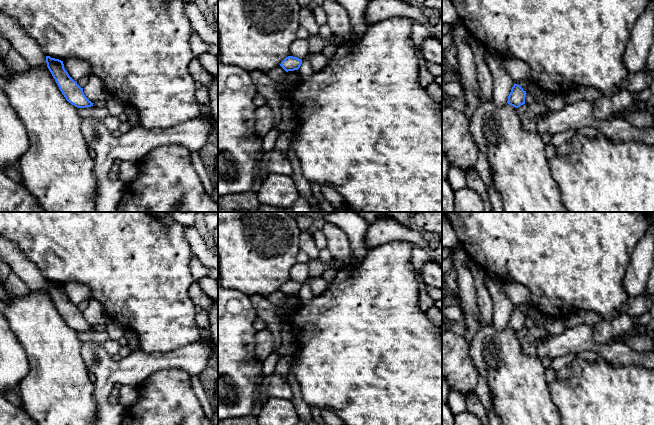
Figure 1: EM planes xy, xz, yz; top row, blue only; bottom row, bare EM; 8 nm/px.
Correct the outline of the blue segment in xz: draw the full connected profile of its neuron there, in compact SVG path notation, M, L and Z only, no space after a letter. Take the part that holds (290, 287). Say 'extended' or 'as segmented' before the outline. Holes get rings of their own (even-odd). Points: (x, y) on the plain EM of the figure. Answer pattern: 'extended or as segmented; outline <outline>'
as segmented; outline M288 280L286 281L280 288L280 290L286 295L294 295L294 294L298 294L300 292L302 288L302 284L297 282L297 281L293 281L293 280Z

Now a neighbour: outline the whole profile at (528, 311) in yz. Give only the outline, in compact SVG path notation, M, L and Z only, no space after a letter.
M514 305L514 308L520 309L526 317L539 314L534 307L528 307L526 305Z

